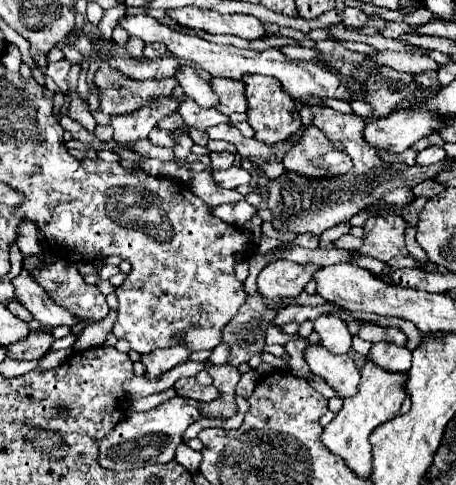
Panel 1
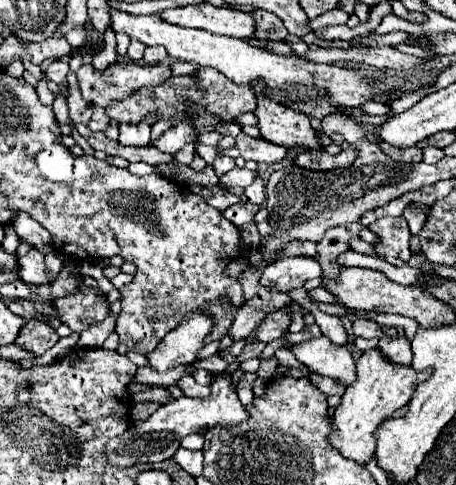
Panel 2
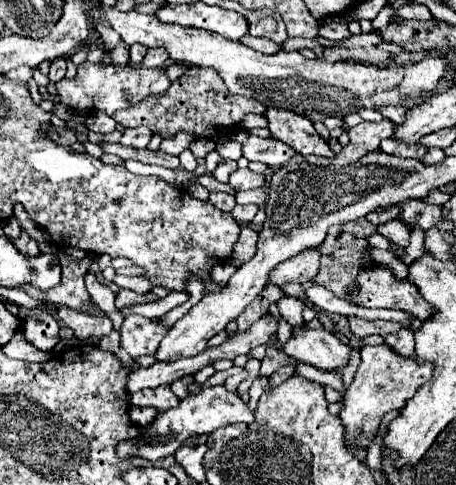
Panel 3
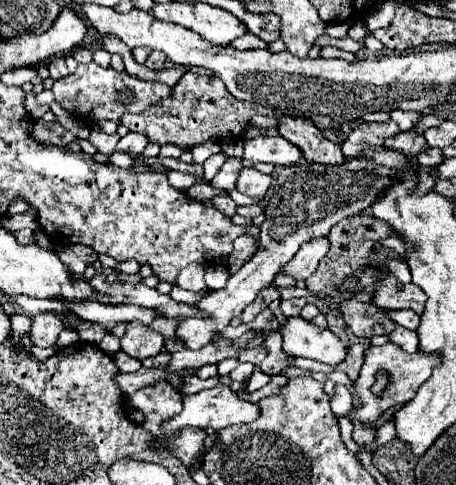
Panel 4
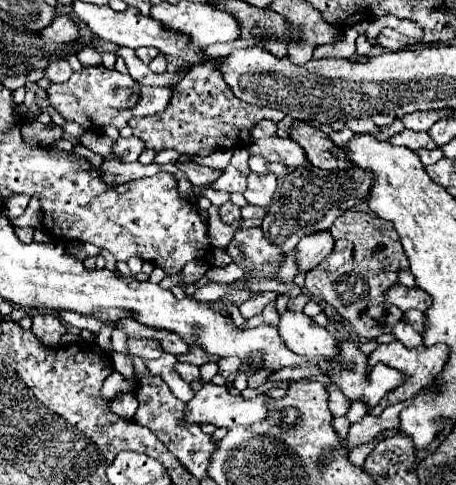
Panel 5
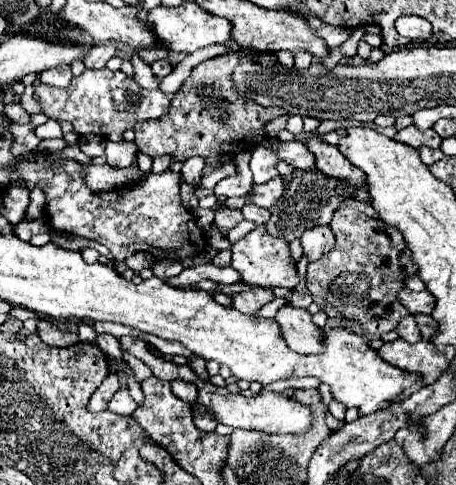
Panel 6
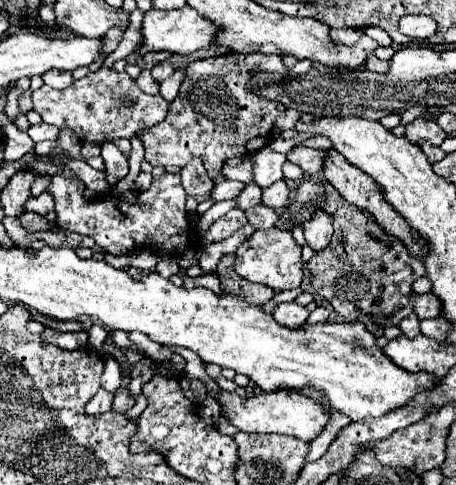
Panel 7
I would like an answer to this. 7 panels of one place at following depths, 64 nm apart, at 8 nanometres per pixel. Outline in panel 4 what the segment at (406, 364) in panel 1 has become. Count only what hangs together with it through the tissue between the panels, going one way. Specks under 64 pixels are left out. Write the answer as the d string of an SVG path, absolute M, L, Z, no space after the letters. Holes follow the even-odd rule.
M398 326L394 332L388 334L388 338L390 338L390 342L398 344L398 346L400 346L404 352L408 352L408 354L418 352L418 336L416 336L416 332L412 332L412 330L408 330L408 328Z

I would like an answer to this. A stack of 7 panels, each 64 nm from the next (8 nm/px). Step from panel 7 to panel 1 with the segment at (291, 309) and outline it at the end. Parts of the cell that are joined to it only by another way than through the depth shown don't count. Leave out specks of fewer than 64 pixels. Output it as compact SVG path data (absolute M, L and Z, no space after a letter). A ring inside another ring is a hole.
M314 344L306 350L306 362L312 374L326 380L338 398L350 398L358 392L360 372L348 354L336 356L326 352L322 344Z

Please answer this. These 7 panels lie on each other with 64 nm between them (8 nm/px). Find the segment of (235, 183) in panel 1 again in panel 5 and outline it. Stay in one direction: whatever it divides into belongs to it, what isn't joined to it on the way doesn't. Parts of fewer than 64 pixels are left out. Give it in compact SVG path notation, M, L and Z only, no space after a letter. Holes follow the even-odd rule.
M250 172L246 176L244 198L256 206L268 206L272 202L272 194L276 192L276 188L278 188L278 180L274 174Z

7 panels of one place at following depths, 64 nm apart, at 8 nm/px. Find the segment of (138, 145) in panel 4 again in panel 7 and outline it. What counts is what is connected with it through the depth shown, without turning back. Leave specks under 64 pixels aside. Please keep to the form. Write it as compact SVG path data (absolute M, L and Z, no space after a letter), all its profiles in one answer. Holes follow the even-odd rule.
M106 142L102 148L102 158L104 158L104 166L106 166L106 178L116 184L118 180L122 180L128 174L128 158L126 154L114 146L112 142Z

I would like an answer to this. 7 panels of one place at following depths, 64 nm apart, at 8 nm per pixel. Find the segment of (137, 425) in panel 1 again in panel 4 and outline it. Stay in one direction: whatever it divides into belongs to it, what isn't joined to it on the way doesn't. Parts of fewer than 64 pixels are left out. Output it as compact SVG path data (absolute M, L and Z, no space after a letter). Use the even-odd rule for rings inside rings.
M218 384L216 388L202 390L202 392L198 392L198 394L186 396L186 398L184 398L184 408L182 408L182 412L176 414L176 416L170 418L170 420L164 420L164 422L160 424L164 436L162 436L162 438L154 438L150 448L154 448L154 450L166 448L166 442L172 438L172 434L178 432L178 430L182 430L182 428L186 428L186 426L200 428L200 430L206 430L206 428L220 430L220 428L226 428L226 426L232 426L232 424L248 424L248 422L254 422L258 414L260 414L258 404L246 402L246 400L242 400L238 394L234 394L228 386Z

